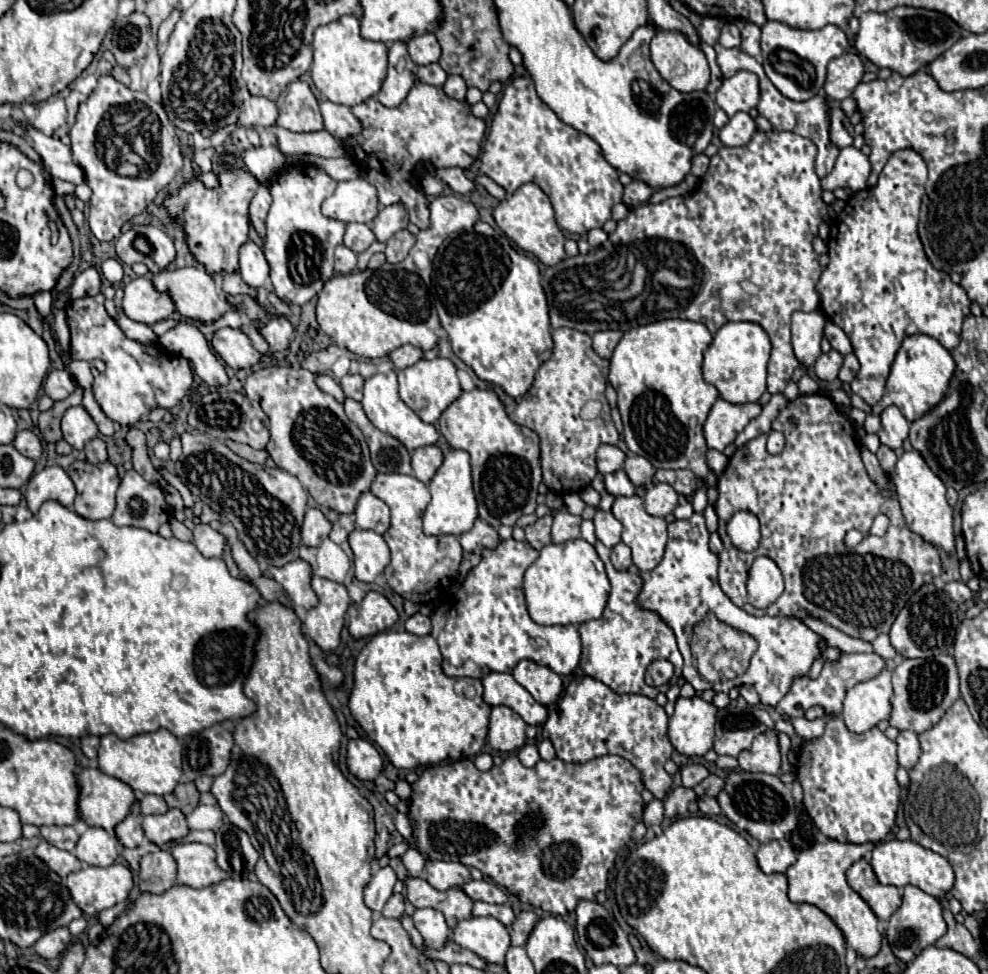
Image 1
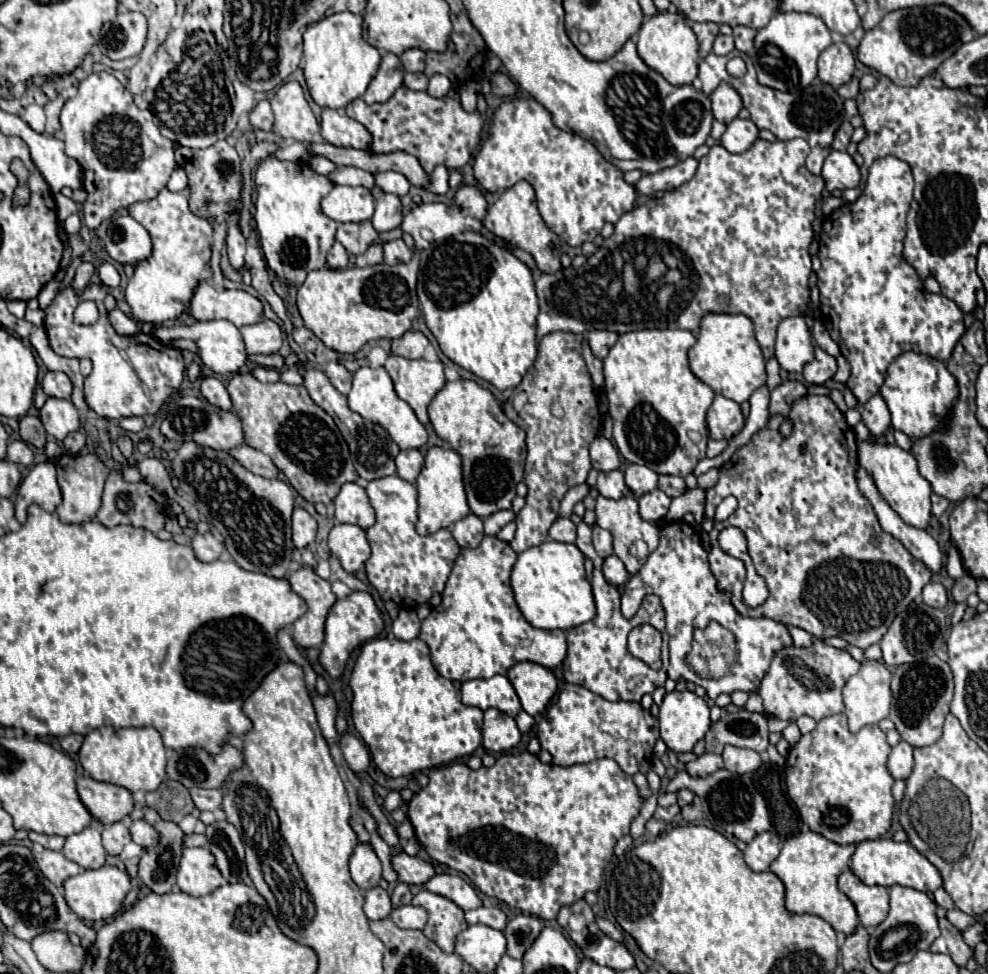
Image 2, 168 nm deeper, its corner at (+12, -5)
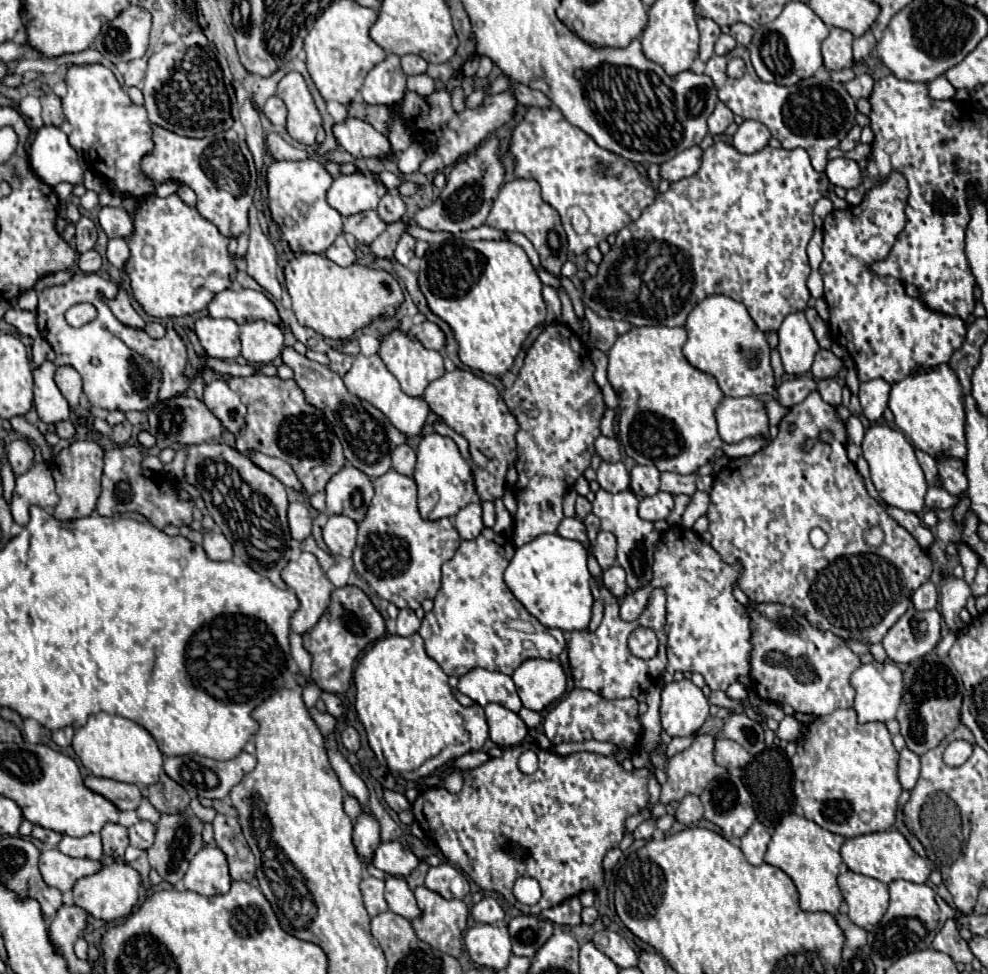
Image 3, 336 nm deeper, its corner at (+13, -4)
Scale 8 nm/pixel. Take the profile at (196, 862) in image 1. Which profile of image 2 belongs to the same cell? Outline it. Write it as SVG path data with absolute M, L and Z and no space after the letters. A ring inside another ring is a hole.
M186 848L178 868L178 888L190 896L204 896L224 884L208 848Z

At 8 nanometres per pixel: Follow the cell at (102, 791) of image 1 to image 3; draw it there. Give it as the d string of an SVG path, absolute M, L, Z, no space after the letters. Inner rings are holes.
M95 775L85 777L85 787L103 795L107 801L115 803L119 811L131 811L137 809L141 803L141 791L137 785L113 781L113 779L103 779Z

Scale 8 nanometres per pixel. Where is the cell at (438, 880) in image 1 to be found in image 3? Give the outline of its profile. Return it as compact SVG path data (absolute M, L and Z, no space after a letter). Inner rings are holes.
M399 841L381 843L375 851L373 865L387 875L393 877L407 877L413 869L417 869L419 859L413 855L409 847L403 847Z

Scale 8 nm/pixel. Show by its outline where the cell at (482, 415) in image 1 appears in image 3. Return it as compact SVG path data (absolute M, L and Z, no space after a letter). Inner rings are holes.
M455 369L433 381L425 389L423 399L443 423L467 439L473 465L473 483L481 501L501 499L505 493L507 471L517 463L515 433L519 431L519 425L503 403L499 391L481 377Z

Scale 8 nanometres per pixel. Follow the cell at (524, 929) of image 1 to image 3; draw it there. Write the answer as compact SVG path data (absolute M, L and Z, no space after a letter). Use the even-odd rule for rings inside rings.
M519 915L509 923L513 955L533 957L537 949L551 937L553 923L535 915Z

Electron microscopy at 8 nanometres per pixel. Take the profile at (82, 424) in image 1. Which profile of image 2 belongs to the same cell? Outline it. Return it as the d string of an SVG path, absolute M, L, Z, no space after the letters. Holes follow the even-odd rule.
M50 396L40 408L40 420L44 424L44 430L56 440L64 440L70 432L76 432L80 426L78 410L74 408L74 404L70 400Z

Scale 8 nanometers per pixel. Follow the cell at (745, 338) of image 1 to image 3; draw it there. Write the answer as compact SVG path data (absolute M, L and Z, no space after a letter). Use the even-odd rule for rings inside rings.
M711 295L689 313L685 329L689 339L683 355L695 369L713 375L723 395L763 397L775 393L775 377L769 365L771 351L765 333L757 329L743 303L725 295Z

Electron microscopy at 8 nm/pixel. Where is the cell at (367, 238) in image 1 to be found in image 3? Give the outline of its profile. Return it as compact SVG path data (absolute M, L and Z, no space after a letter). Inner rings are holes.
M365 211L351 215L343 225L343 233L351 233L359 245L369 245L377 235L385 231L385 223L379 219L375 211Z

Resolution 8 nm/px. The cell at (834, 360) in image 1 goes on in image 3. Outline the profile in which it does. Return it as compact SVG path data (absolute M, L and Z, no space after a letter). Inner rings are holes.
M819 349L811 367L811 375L815 379L827 379L827 377L835 377L841 369L841 359L835 357L829 349Z

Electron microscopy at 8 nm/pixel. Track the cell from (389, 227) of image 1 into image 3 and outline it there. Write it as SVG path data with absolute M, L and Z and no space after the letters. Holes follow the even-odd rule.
M385 193L377 205L377 213L385 223L401 221L405 215L405 203L397 193Z

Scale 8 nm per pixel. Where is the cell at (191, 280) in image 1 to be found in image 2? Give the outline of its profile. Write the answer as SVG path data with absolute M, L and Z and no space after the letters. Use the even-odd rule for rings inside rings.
M200 282L190 302L190 312L196 320L230 320L242 328L264 318L262 302L246 290L218 290L210 282Z

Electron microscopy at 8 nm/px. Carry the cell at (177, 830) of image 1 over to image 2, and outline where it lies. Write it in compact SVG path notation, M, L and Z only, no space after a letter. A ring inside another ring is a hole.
M136 820L132 822L130 826L130 834L132 834L132 840L136 844L140 844L142 848L152 848L158 844L158 832L146 822L146 820Z

